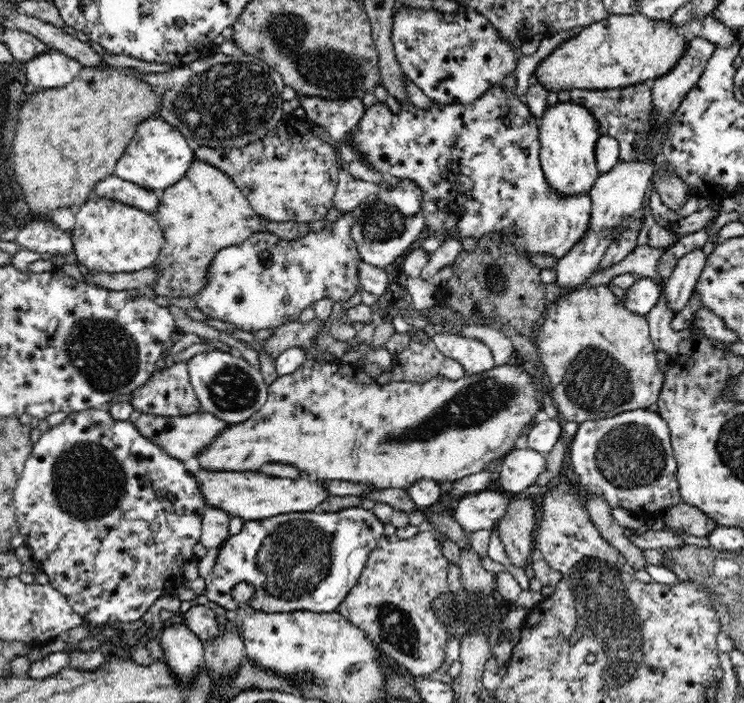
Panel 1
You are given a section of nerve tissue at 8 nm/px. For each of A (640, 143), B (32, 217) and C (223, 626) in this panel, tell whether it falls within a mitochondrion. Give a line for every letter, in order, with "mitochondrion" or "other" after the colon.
A: mitochondrion
B: other
C: other

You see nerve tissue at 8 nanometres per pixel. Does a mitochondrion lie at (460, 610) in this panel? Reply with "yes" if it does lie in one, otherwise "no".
yes

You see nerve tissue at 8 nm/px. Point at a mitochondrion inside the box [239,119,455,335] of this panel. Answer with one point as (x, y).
(380, 222)

